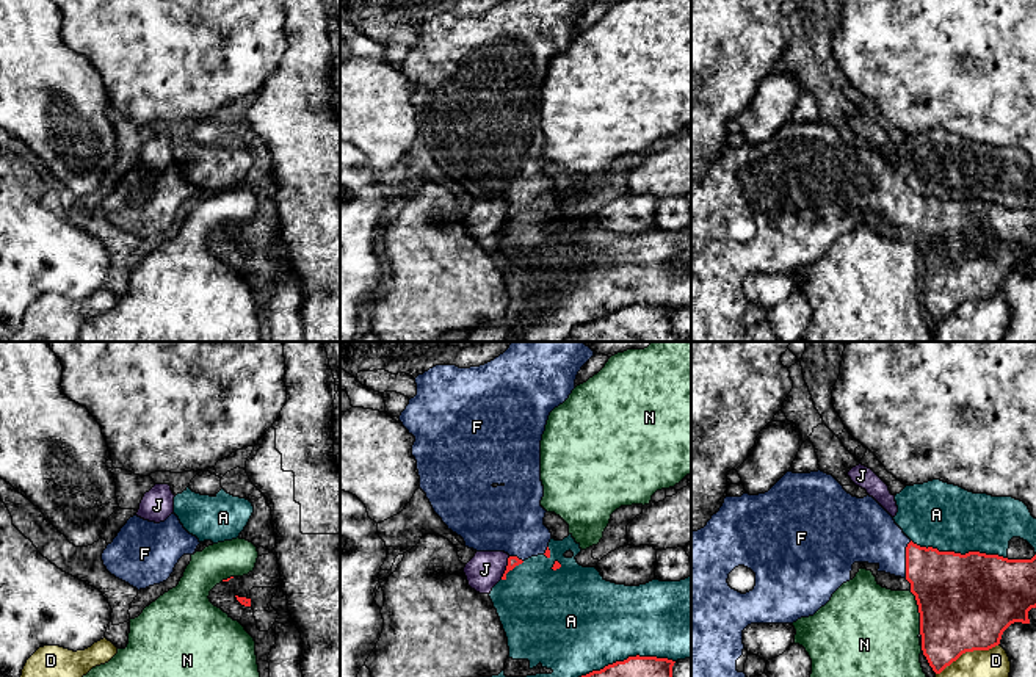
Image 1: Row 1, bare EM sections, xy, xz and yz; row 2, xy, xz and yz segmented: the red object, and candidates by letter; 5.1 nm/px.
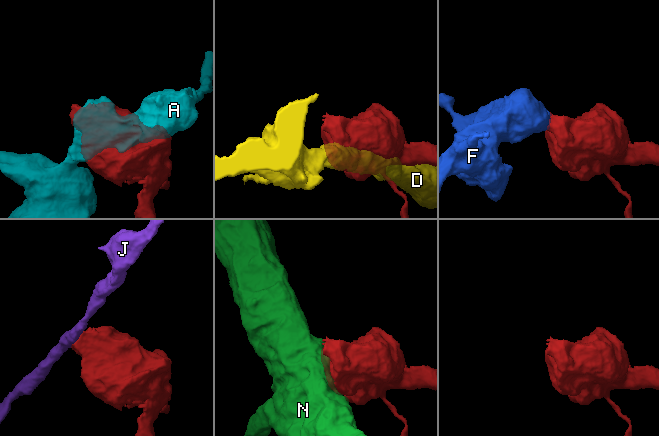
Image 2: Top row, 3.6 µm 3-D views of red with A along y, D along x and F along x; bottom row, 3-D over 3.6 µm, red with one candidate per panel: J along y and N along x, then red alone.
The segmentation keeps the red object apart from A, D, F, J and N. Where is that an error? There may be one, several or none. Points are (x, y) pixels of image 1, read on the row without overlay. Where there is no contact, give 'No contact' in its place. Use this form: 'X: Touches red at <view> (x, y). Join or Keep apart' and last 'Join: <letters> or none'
A: Touches red at xz (619, 311). Keep apart
D: Touches red at yz (967, 300). Keep apart
F: Touches red at yz (906, 209). Join
J: Touches red at xz (507, 217). Keep apart
N: Touches red at yz (919, 260). Keep apart
Join: F

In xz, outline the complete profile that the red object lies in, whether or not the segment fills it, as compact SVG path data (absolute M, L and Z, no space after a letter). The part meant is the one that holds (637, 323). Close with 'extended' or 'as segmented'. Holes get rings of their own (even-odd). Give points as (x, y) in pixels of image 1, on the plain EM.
M628 306L578 326L566 342L691 342L691 335L679 335L672 329L674 312L657 306Z; as segmented

